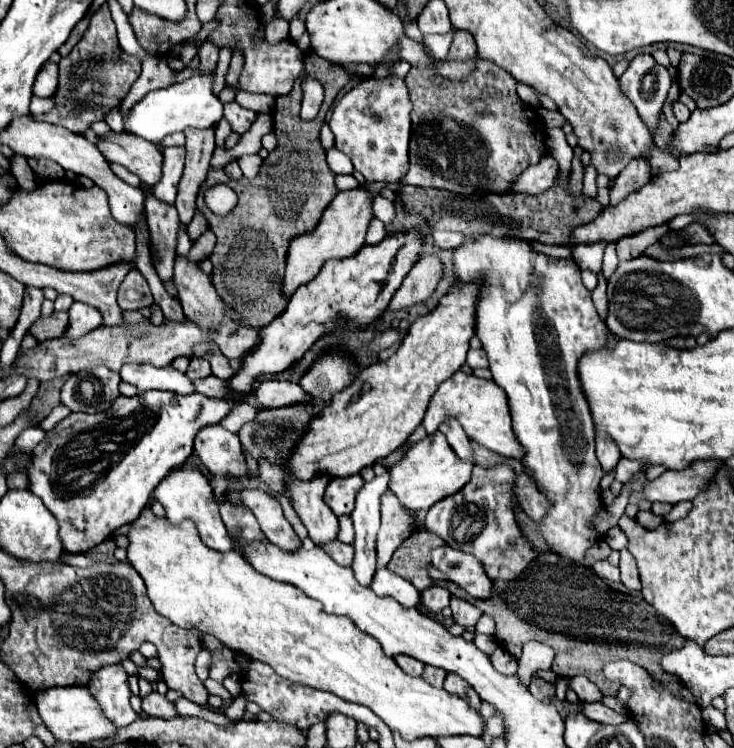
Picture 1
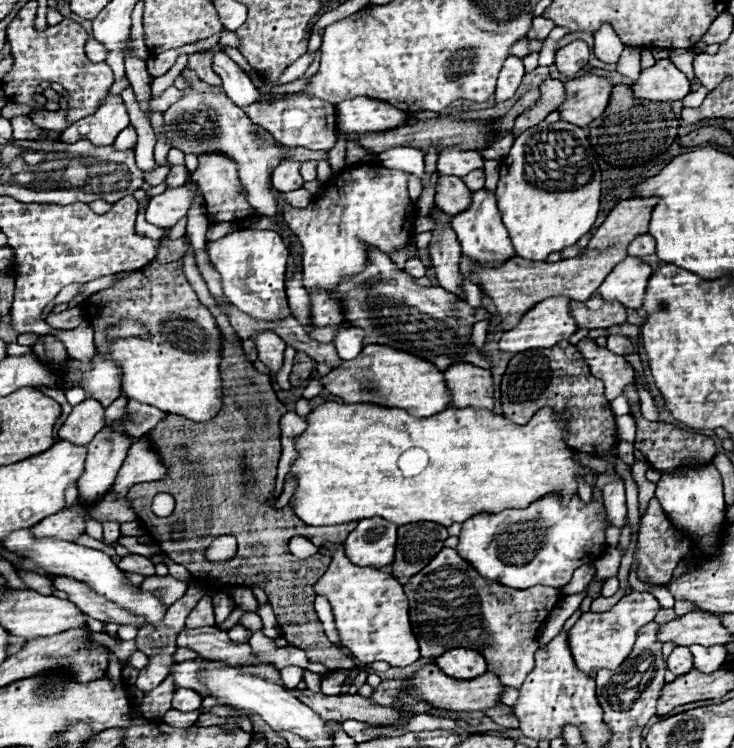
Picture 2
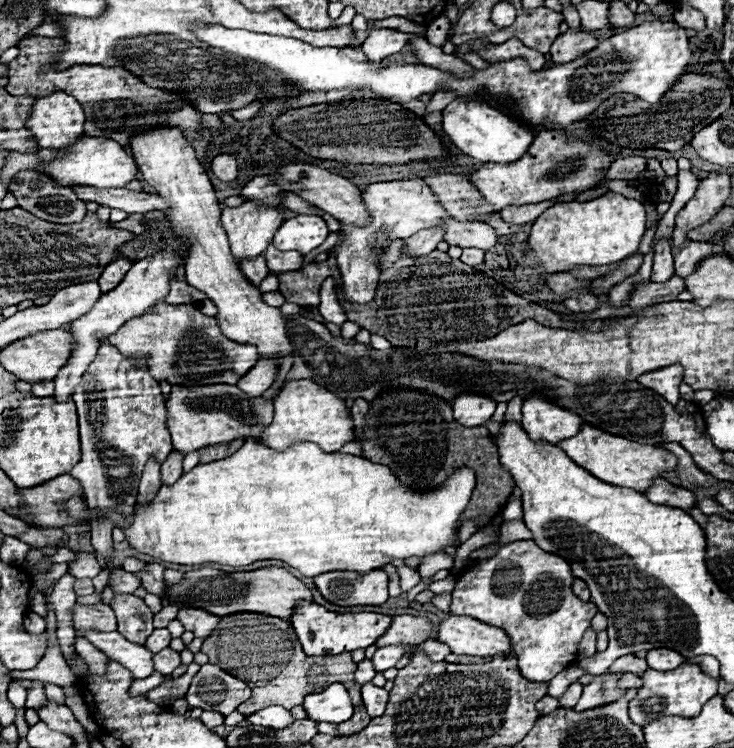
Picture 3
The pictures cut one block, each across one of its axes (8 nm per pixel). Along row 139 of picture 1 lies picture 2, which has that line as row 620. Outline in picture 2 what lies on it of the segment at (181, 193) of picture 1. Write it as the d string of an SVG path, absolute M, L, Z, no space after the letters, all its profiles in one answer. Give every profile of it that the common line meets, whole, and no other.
M204 596L196 608L186 618L188 628L200 628L200 626L214 626L214 604L210 596Z

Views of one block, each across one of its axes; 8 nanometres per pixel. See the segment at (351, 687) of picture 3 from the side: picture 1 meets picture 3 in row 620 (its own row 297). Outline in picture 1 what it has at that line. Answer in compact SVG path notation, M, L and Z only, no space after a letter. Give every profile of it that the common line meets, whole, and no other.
M298 78L288 96L276 98L274 134L278 136L278 148L264 160L260 174L242 184L240 180L226 178L224 184L232 186L238 194L238 204L230 214L212 214L204 204L204 190L198 194L198 208L204 212L210 230L218 238L210 256L214 264L212 284L224 304L242 316L240 324L252 328L266 326L288 306L288 298L280 294L288 242L292 242L296 234L314 230L322 212L338 194L334 188L334 172L328 168L326 150L320 144L320 128L312 128L312 120L304 122L298 118L300 100L302 80Z

